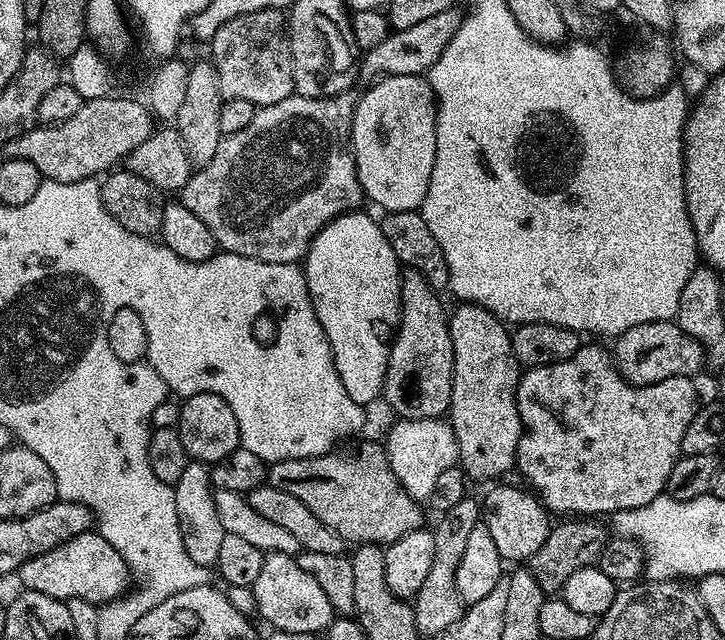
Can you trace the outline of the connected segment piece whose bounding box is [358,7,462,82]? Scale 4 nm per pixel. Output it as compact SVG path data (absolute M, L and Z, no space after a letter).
M451 7L442 14L434 14L434 18L425 18L424 21L417 22L414 26L406 26L406 30L389 31L388 36L382 38L382 42L378 42L378 46L369 48L363 53L358 64L359 79L368 80L364 82L375 82L381 76L424 76L427 74L434 66L434 62L438 62L438 58L442 56L442 50L446 50L450 38L454 38L454 34L460 28L462 16L456 11L455 7Z

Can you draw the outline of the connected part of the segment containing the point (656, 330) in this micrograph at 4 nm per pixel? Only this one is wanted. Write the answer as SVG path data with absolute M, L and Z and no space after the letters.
M671 320L646 322L642 326L634 326L615 337L614 344L616 371L629 384L653 384L679 376L692 378L697 375L695 372L700 367L703 369L706 364L703 346Z

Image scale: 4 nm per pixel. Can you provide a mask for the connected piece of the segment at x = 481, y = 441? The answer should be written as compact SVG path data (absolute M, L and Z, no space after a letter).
M460 302L455 306L448 329L454 354L450 423L460 451L458 464L473 481L496 482L507 477L504 475L513 471L516 462L521 429L516 391L522 366L514 358L512 334L504 321L480 304Z

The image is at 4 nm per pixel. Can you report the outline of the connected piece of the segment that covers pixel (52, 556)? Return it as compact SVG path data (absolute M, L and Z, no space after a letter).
M96 530L78 534L78 538L70 538L70 542L62 542L62 546L54 546L54 550L38 554L38 558L30 558L30 562L20 567L18 579L21 584L19 587L29 592L46 594L65 602L82 598L97 606L109 604L130 588L128 563Z

